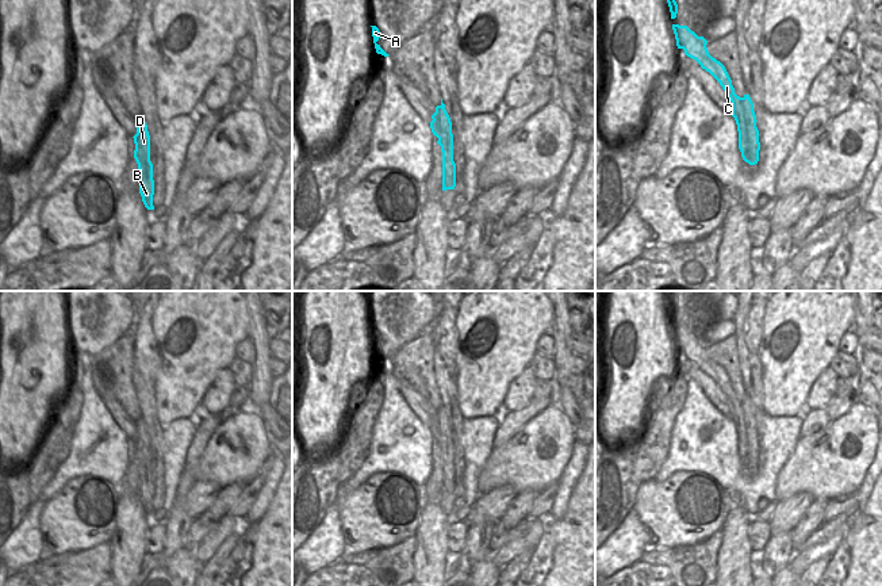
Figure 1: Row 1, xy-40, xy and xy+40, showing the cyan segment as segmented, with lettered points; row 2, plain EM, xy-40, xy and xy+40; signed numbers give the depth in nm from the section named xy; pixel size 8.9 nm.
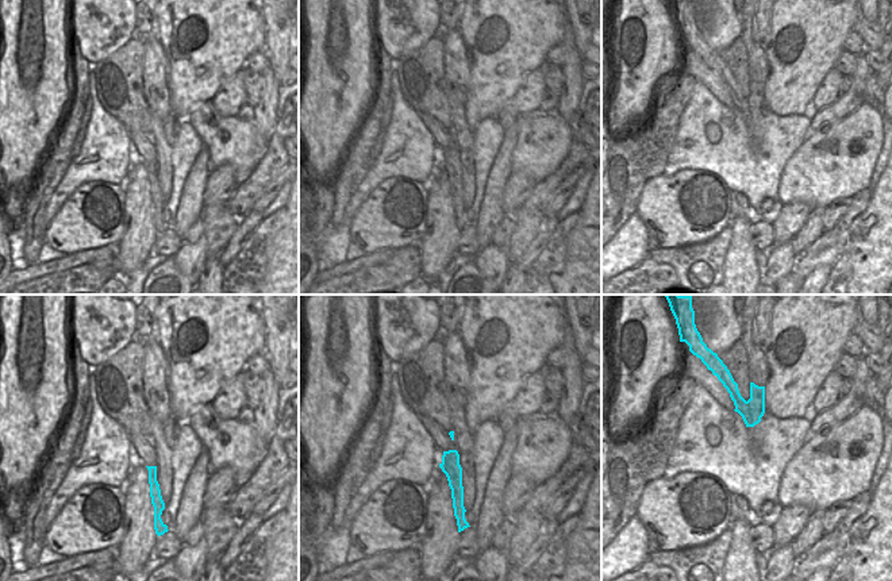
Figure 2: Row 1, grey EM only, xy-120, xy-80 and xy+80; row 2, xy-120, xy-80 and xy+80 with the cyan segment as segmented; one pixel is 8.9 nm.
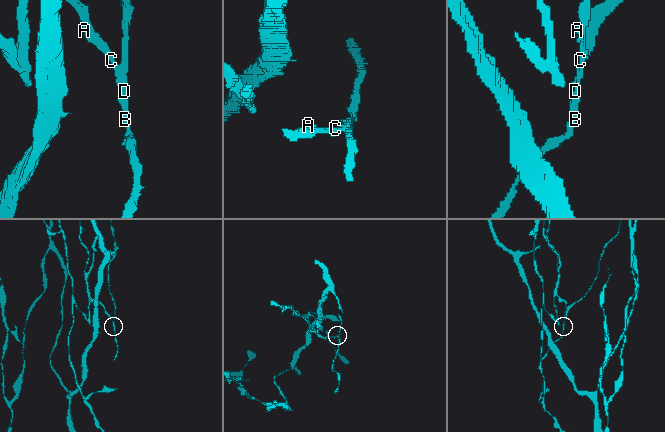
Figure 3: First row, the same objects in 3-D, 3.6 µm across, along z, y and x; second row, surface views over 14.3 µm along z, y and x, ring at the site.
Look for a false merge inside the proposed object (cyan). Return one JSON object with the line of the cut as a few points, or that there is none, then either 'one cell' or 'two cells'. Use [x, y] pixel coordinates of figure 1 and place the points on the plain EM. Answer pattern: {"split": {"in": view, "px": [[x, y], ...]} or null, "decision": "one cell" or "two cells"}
{"split": {"in": "xy+40", "px": [[741, 401], [747, 435], [747, 464]]}, "decision": "two cells"}

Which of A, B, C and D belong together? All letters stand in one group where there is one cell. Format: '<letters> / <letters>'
A C / B D

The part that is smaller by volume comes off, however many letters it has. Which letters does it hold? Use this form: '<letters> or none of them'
B, D.

